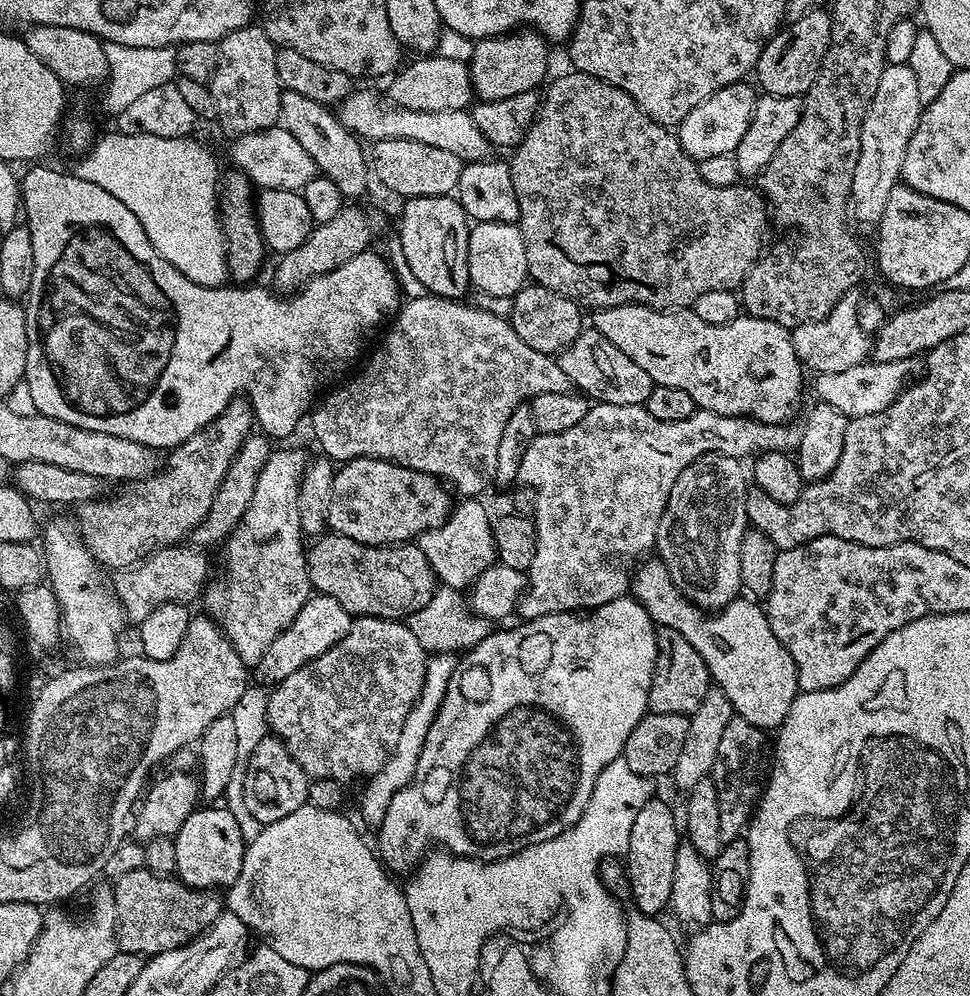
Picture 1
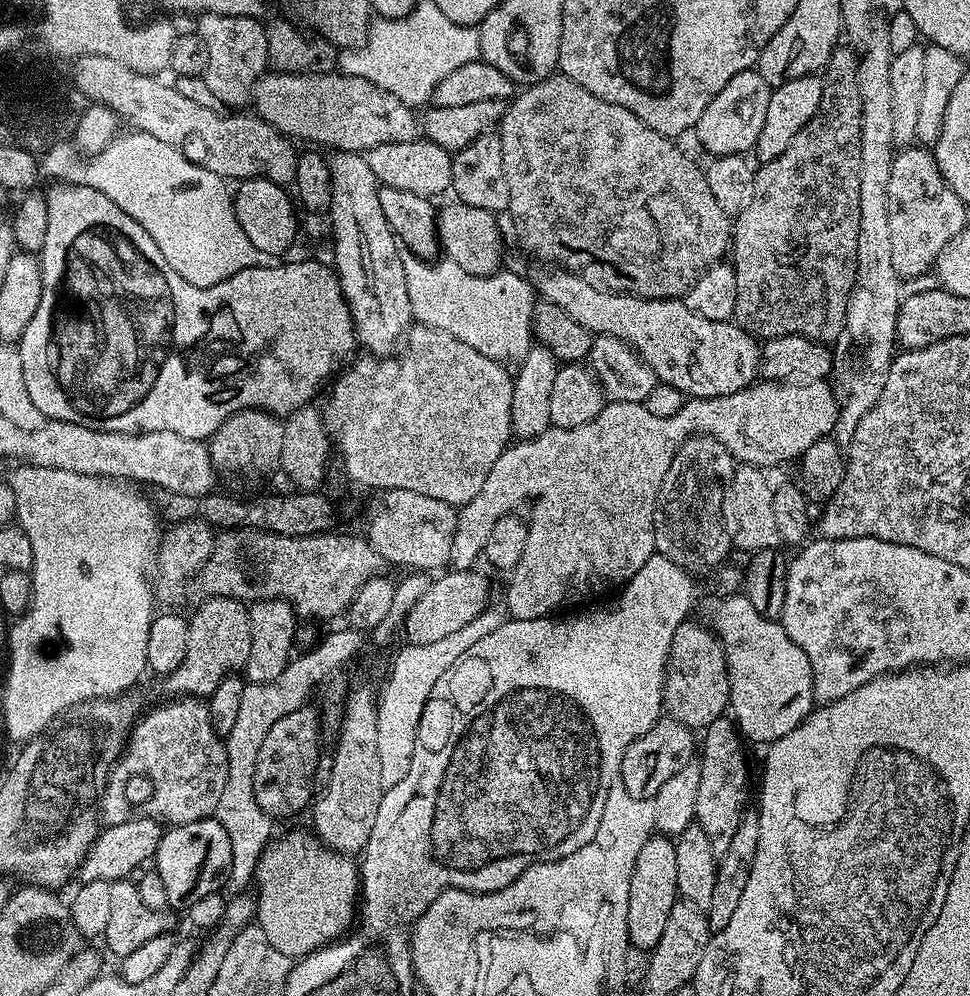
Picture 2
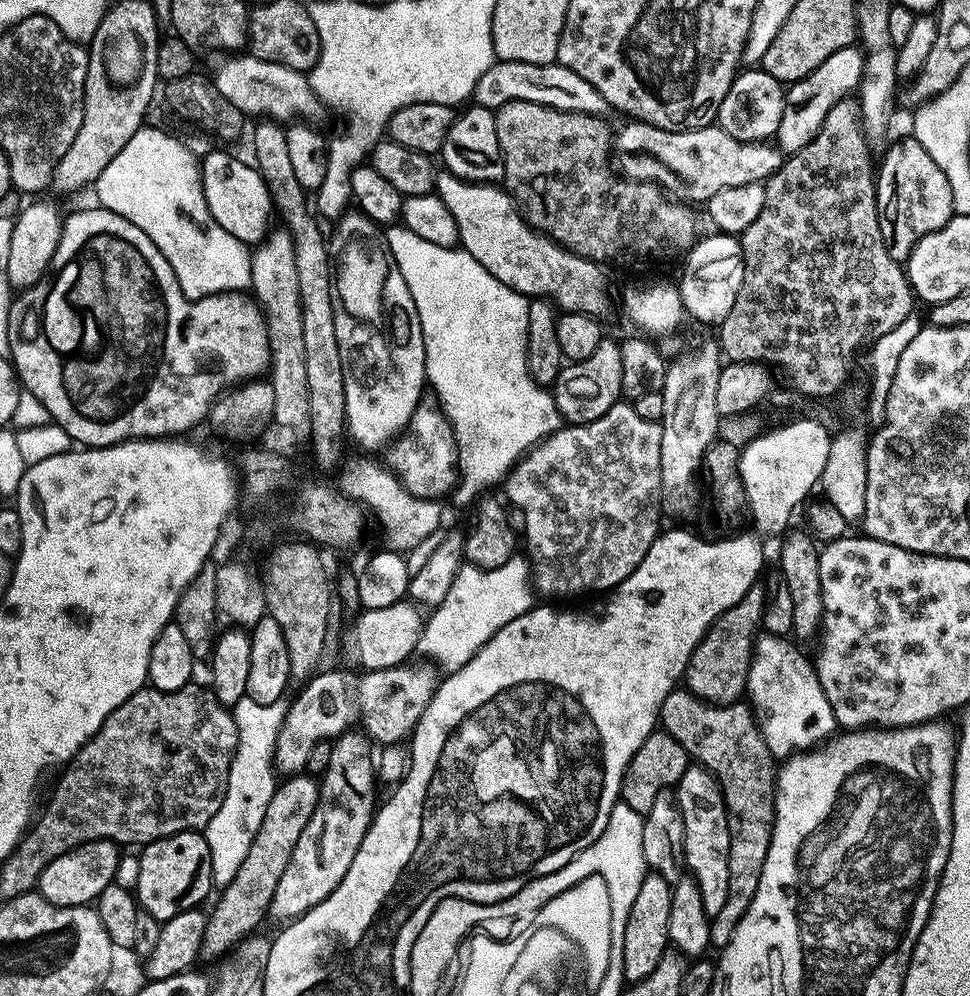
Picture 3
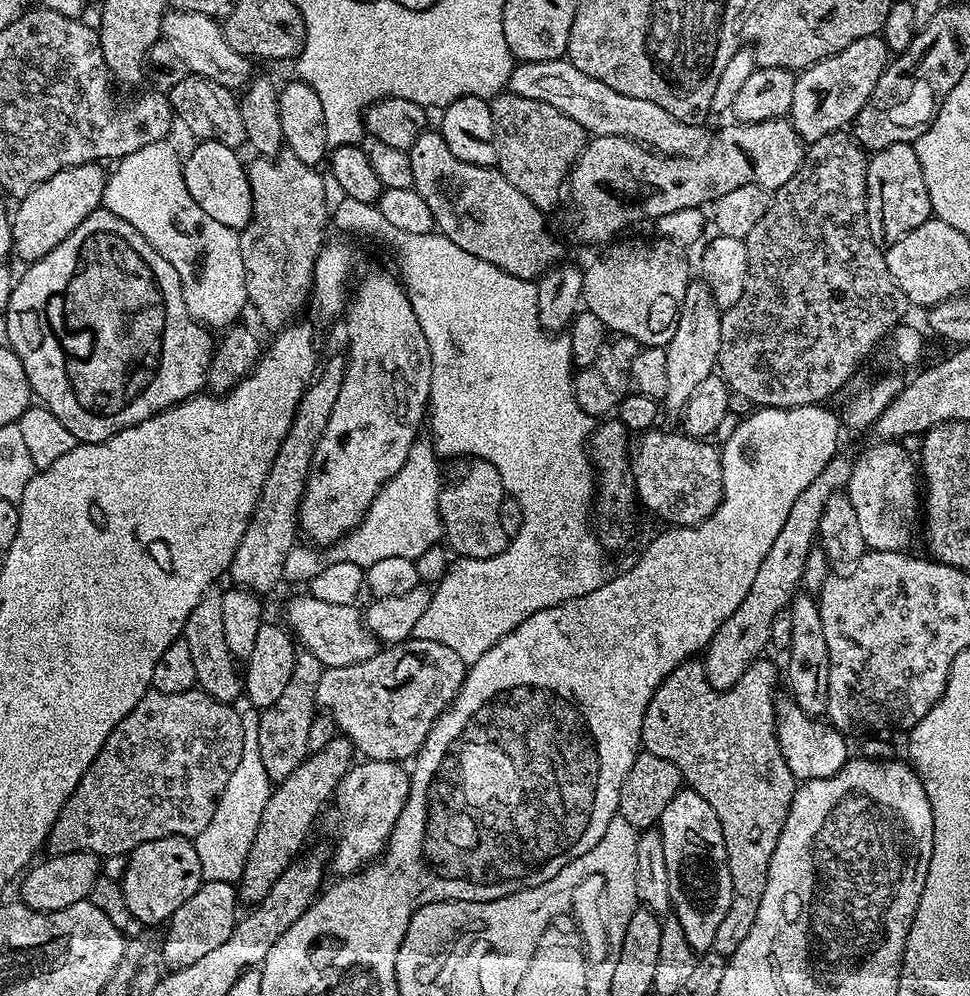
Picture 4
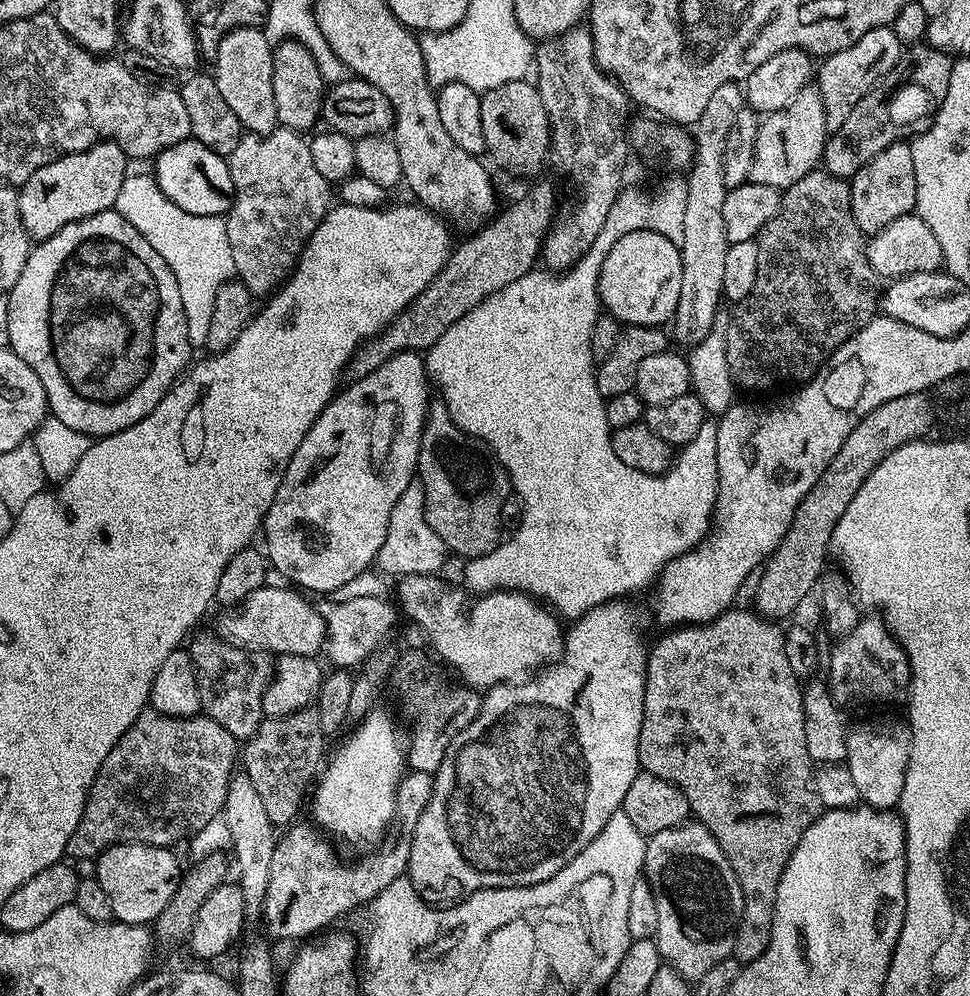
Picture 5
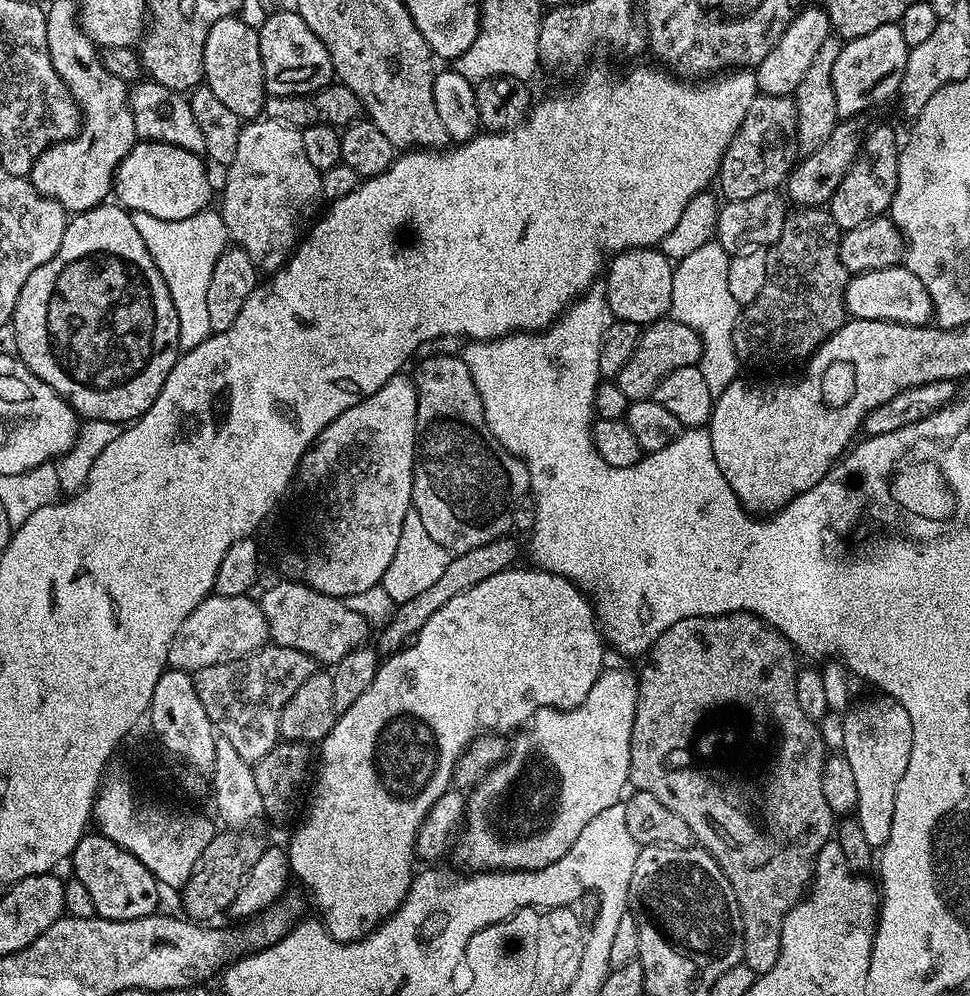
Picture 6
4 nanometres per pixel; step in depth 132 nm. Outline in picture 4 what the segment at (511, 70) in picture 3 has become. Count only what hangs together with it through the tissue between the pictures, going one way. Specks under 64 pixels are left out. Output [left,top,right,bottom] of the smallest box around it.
[507,58,710,158]

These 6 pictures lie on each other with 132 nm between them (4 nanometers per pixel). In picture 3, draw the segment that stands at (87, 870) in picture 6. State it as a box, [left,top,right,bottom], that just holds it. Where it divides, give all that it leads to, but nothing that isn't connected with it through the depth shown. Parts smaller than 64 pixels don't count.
[134,831,213,922]

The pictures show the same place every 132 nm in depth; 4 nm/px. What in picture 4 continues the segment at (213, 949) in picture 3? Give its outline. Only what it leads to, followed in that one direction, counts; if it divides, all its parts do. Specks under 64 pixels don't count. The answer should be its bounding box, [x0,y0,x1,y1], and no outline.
[238,734,354,906]

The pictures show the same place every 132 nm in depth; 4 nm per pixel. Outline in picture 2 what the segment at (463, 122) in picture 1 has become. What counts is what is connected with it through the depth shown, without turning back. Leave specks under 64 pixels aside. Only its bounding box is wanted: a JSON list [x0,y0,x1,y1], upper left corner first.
[255,71,422,154]

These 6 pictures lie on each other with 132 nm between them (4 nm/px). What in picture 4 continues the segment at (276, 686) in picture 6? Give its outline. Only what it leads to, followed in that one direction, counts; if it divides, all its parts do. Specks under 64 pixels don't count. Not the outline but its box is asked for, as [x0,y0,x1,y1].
[182,586,244,705]

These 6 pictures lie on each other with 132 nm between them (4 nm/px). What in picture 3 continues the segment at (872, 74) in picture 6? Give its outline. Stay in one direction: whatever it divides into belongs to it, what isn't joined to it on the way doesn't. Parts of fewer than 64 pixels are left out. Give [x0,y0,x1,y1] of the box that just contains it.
[774,47,864,154]

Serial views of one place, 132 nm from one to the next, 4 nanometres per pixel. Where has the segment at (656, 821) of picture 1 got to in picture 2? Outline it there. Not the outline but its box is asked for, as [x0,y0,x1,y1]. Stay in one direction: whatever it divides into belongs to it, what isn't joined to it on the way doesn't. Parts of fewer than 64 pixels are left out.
[626,834,678,953]

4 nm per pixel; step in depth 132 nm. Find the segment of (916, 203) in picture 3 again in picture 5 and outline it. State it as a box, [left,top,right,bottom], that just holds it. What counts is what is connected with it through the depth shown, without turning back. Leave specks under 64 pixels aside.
[850,140,916,234]

